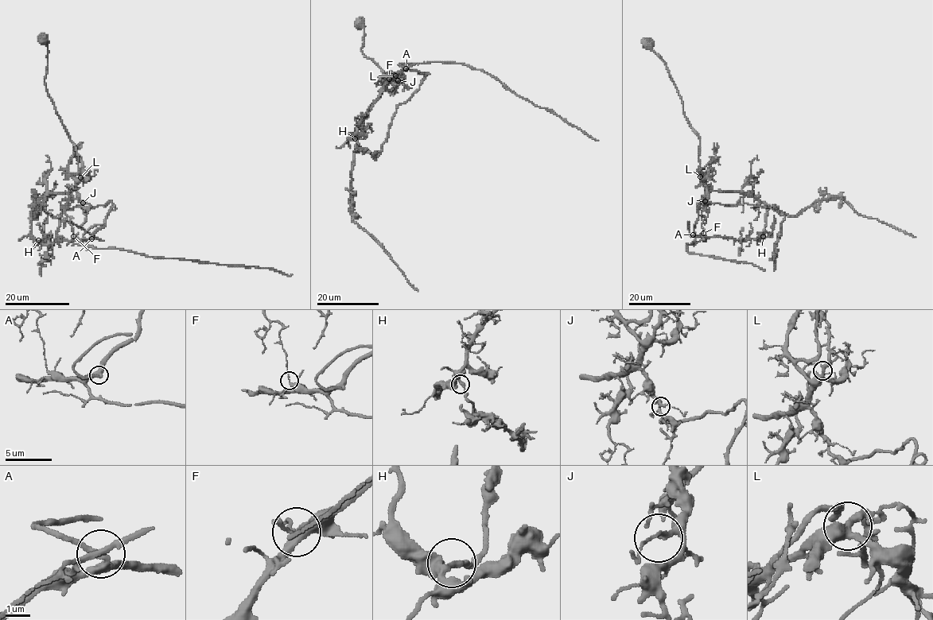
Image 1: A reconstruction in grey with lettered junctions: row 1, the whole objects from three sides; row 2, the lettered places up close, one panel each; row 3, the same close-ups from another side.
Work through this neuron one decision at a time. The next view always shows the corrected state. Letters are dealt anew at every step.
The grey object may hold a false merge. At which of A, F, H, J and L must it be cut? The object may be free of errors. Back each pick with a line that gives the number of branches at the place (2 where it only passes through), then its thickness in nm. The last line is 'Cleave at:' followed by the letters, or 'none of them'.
F: Branches: 3. Thickness 170 nm
Cleave at: F

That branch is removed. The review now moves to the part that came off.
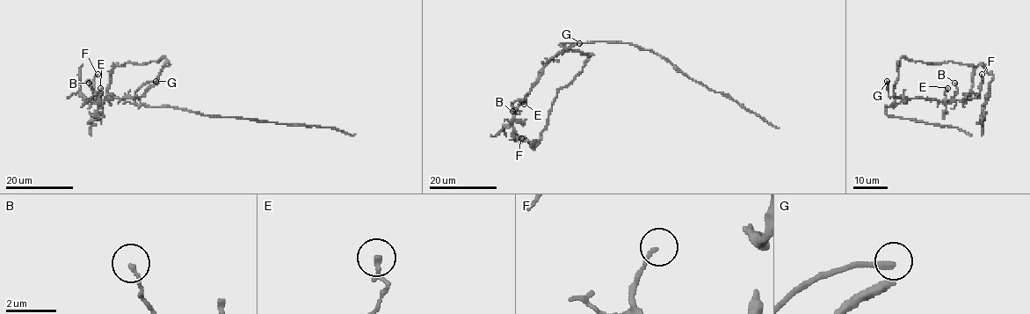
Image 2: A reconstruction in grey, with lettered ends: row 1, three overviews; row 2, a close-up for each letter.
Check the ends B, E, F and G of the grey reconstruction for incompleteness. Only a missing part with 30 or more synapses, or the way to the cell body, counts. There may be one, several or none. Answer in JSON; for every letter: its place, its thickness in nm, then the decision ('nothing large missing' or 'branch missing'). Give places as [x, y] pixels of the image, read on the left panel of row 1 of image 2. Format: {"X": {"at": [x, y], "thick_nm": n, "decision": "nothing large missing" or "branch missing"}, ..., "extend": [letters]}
{"B": {"at": [89, 83], "thick_nm": 130, "decision": "nothing large missing"}, "E": {"at": [100, 88], "thick_nm": 190, "decision": "nothing large missing"}, "F": {"at": [97, 74], "thick_nm": 110, "decision": "nothing large missing"}, "G": {"at": [155, 81], "thick_nm": 260, "decision": "branch missing"}, "extend": ["G"]}

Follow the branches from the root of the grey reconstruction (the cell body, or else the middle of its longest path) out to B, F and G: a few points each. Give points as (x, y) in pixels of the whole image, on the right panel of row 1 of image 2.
B: (892, 104), (897, 98), (951, 101), (957, 92), (954, 83)
F: (892, 104), (897, 98), (931, 98), (939, 101), (975, 98), (980, 90), (982, 74)
G: (892, 104), (895, 97), (888, 95), (887, 81)

